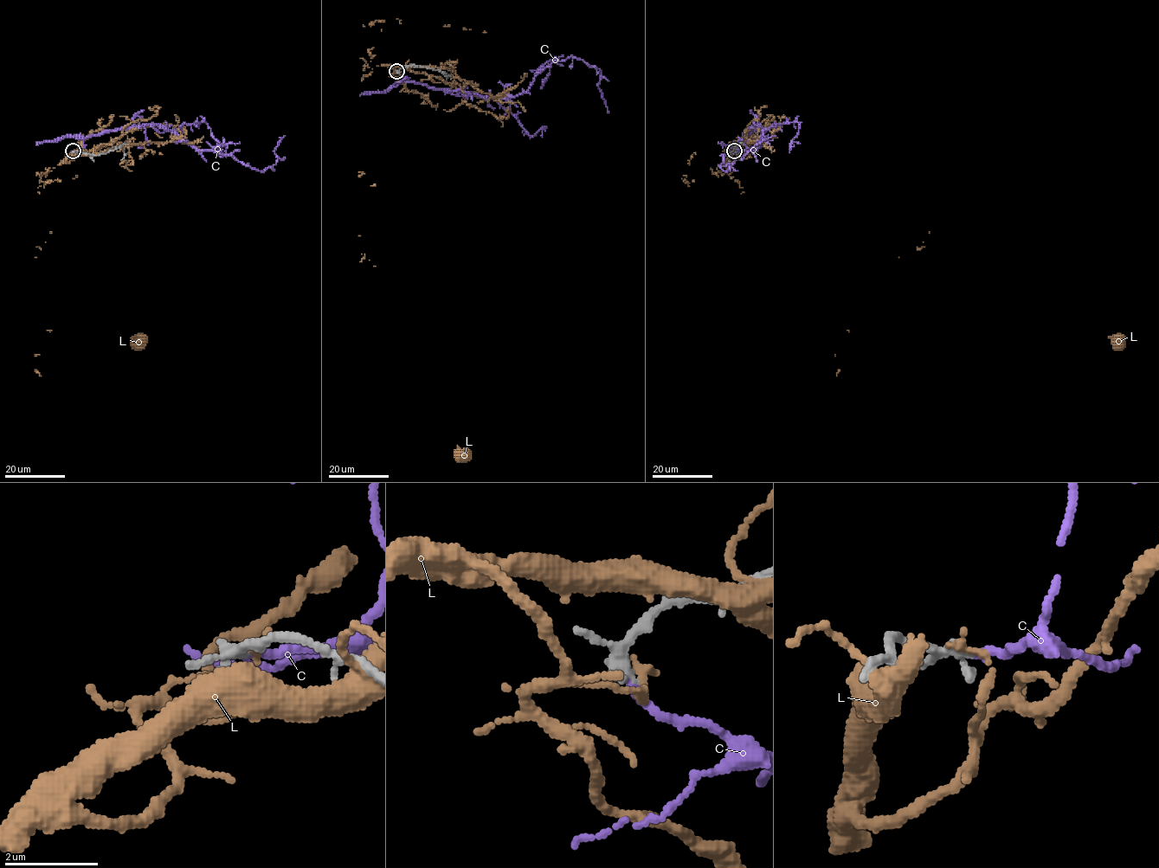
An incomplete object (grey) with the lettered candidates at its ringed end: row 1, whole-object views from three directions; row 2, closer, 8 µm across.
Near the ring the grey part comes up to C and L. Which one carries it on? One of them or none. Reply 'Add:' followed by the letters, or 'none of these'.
Add: none of these

